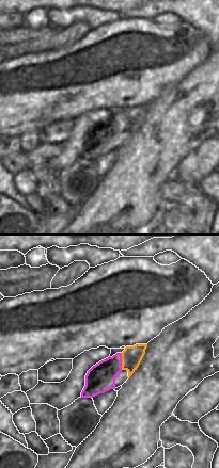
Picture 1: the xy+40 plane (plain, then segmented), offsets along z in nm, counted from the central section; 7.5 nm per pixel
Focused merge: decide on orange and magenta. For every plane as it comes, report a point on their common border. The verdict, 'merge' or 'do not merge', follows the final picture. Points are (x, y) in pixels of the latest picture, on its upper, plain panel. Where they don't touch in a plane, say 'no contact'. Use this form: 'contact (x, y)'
contact (122, 123)

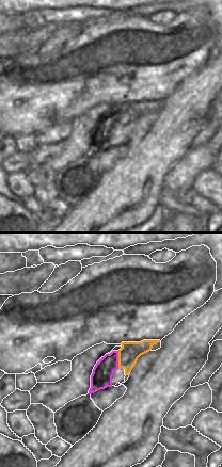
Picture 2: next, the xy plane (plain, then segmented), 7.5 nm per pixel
contact (119, 121)

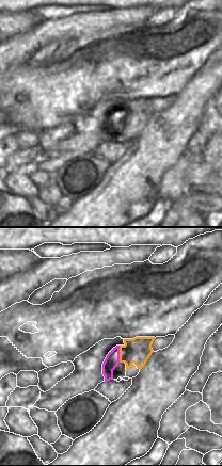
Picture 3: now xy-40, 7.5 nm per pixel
contact (120, 115)

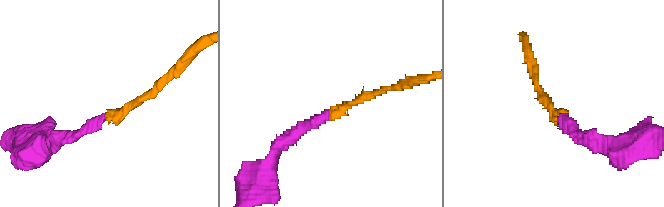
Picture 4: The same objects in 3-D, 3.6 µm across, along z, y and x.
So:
merge

